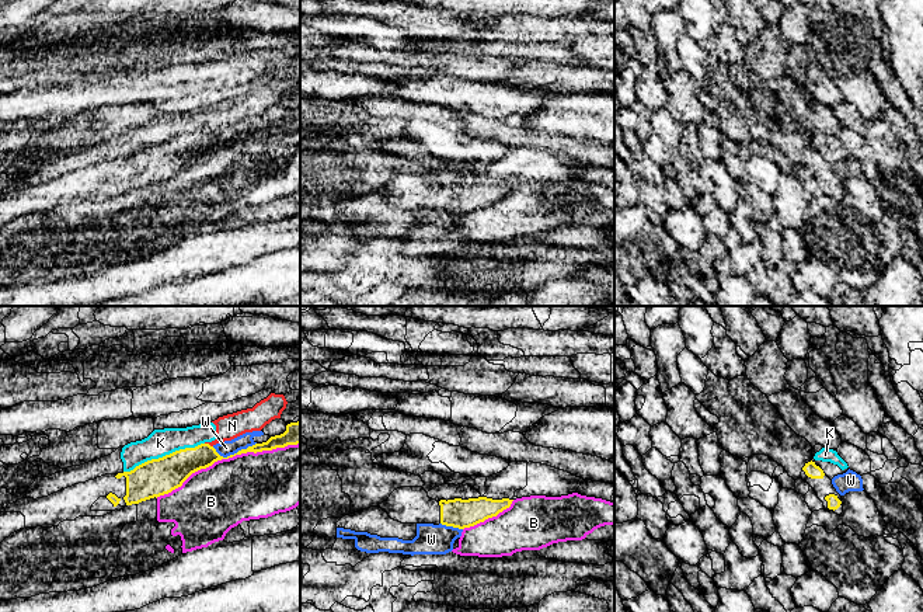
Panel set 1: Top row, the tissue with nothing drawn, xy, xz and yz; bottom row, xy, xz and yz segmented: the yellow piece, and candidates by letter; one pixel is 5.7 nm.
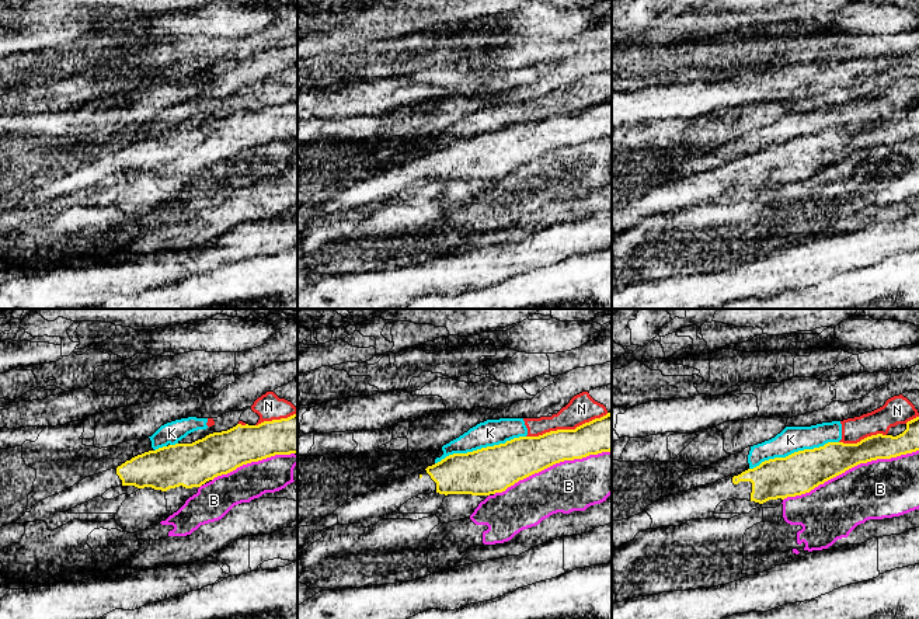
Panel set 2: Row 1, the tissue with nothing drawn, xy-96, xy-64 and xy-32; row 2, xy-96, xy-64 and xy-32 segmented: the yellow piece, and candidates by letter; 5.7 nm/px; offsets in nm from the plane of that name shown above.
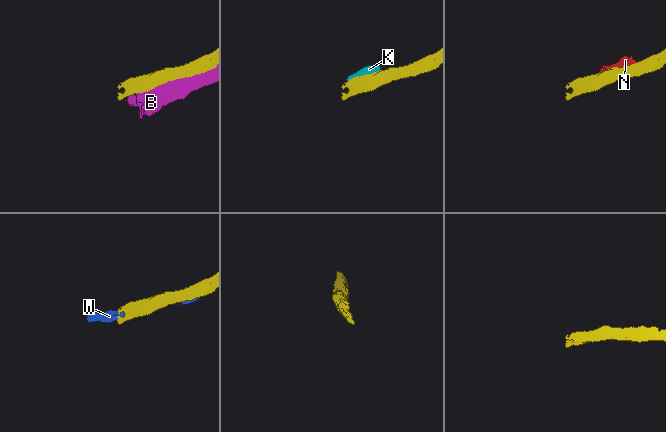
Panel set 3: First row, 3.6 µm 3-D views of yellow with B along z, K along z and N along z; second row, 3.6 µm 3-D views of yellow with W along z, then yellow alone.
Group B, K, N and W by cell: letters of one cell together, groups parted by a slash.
B / K N / W

